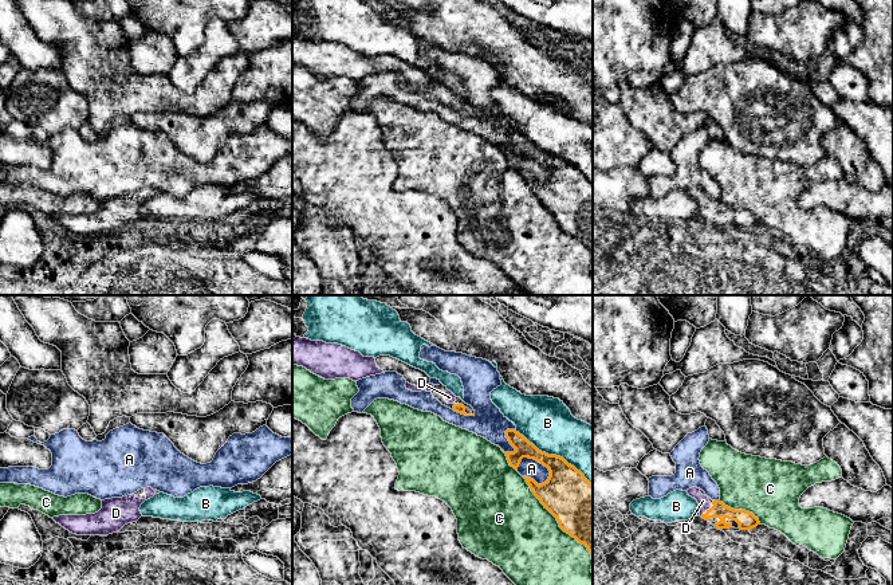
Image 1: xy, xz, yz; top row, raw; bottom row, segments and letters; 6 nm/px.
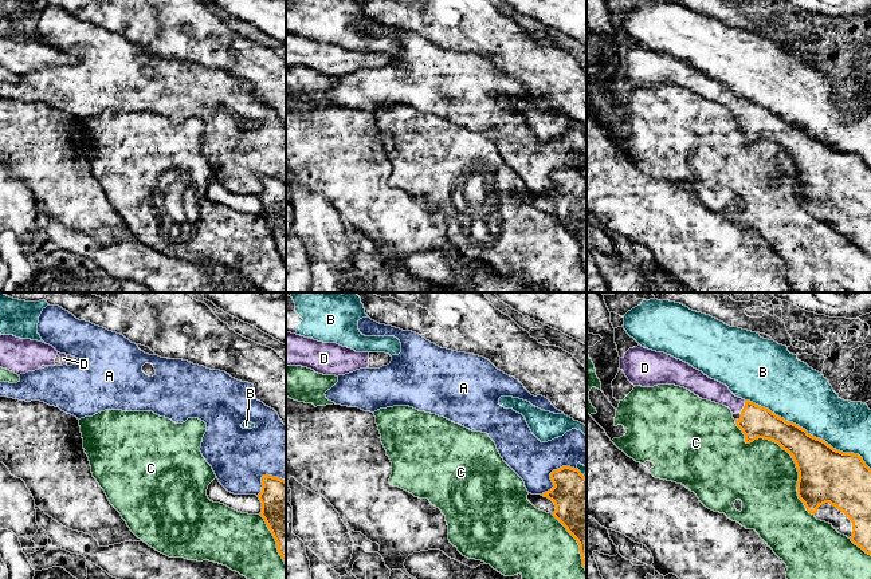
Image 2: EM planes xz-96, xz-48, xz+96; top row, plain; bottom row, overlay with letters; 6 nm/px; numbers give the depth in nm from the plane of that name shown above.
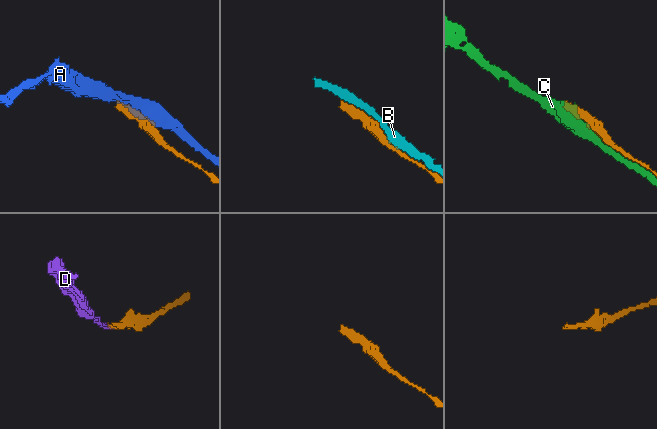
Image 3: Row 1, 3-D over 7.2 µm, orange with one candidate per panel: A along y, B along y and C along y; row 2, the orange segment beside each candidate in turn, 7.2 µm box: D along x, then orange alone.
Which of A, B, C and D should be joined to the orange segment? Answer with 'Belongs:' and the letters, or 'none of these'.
Belongs: D

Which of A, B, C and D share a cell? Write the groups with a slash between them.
A / B / C / D

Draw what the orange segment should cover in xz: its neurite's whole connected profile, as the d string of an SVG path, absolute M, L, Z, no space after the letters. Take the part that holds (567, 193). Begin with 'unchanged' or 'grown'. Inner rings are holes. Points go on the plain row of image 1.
unchanged; M507 129L505 137L515 150L504 153L516 170L523 157L548 168L550 176L542 184L523 177L544 208L556 217L559 227L585 244L593 259L593 184L563 157L539 150L515 129Z

